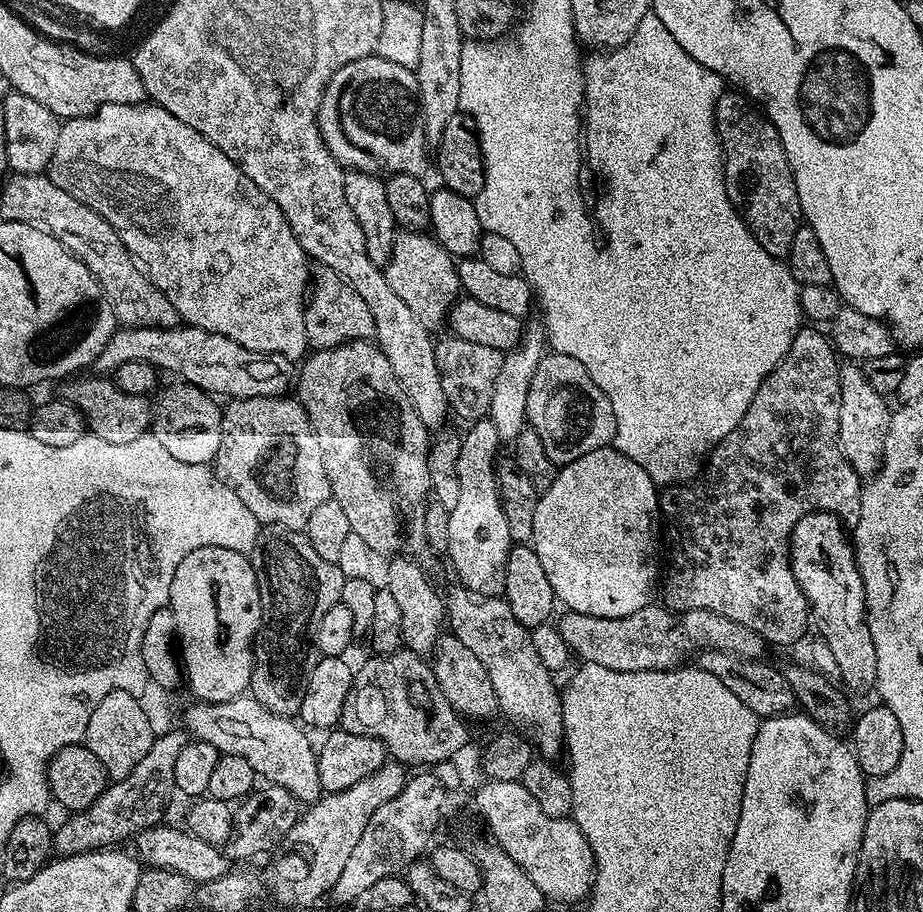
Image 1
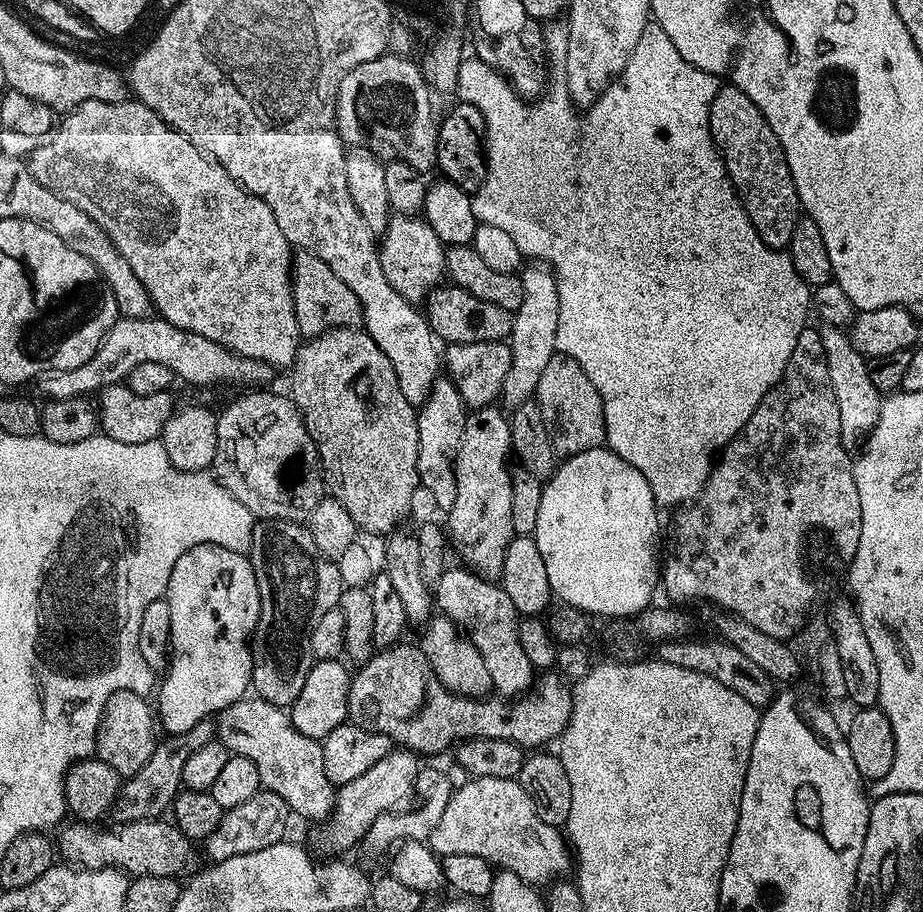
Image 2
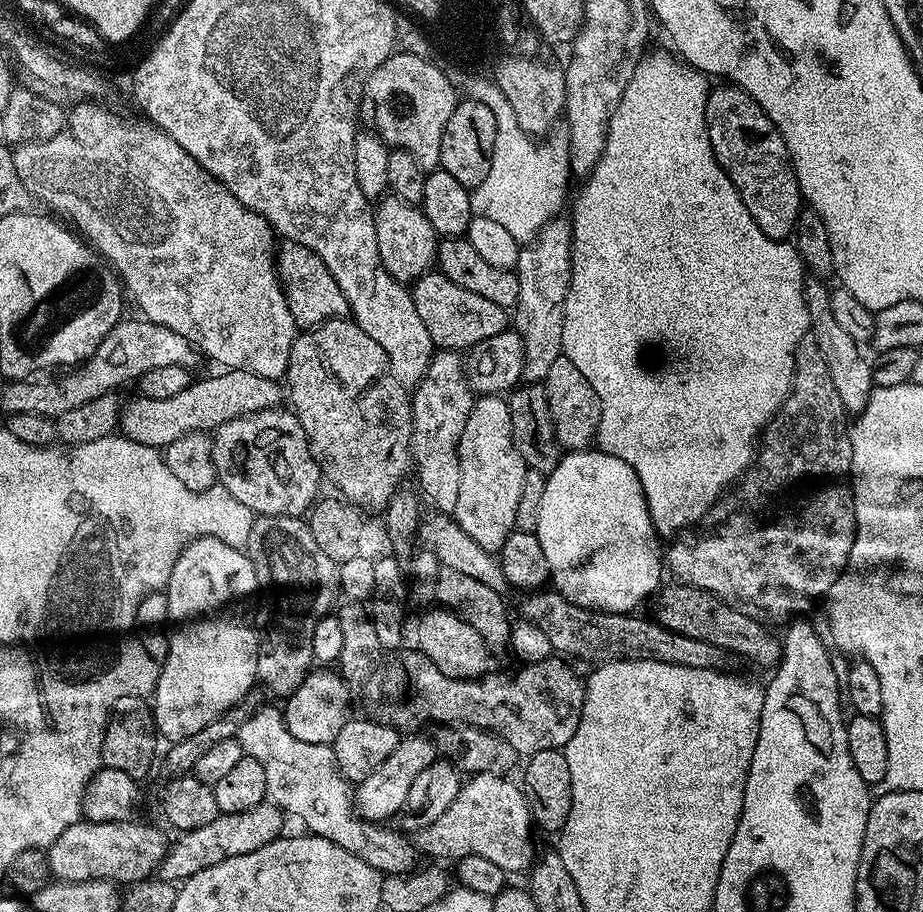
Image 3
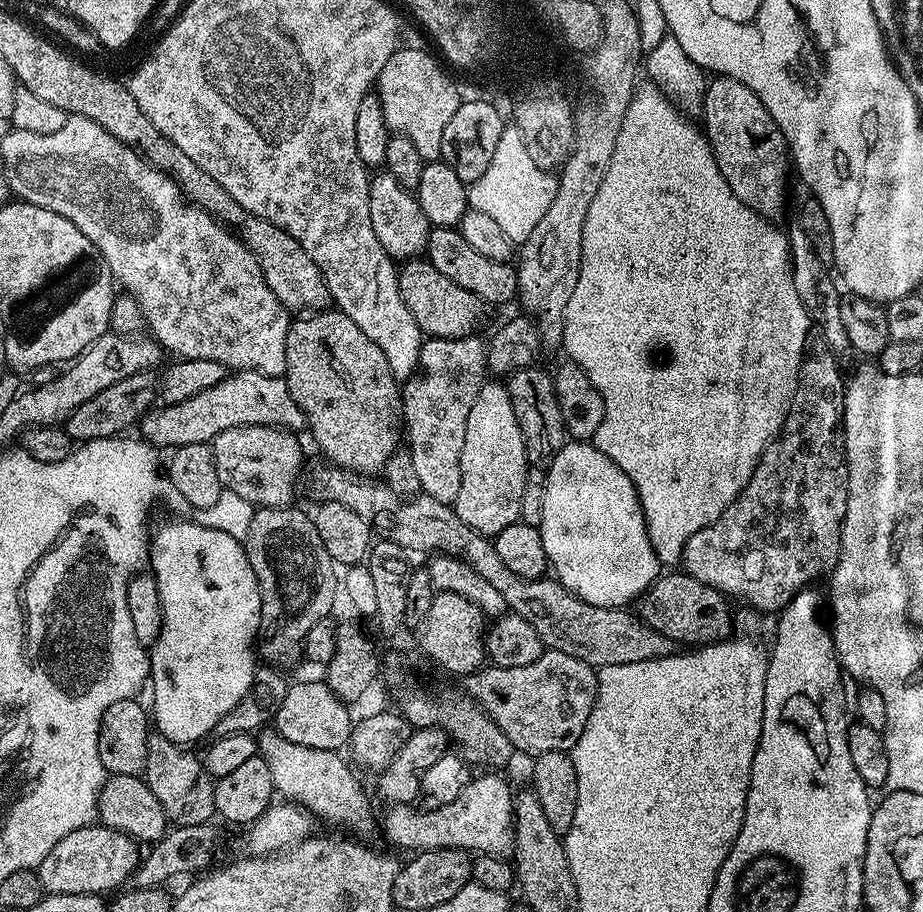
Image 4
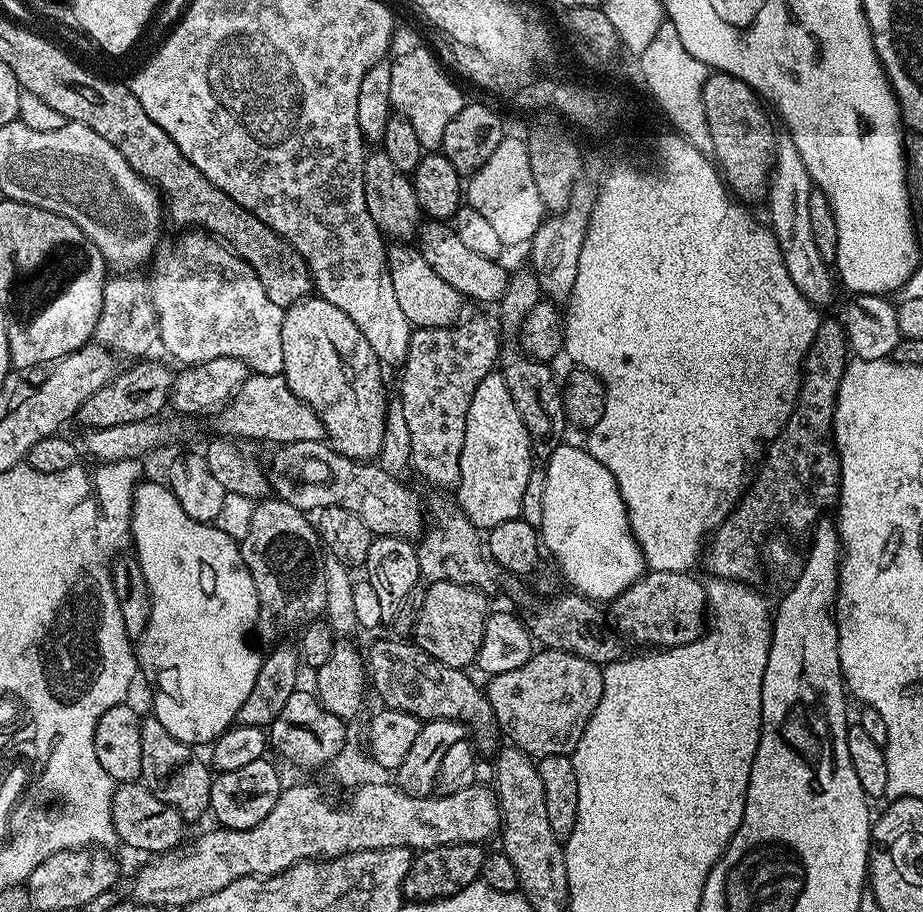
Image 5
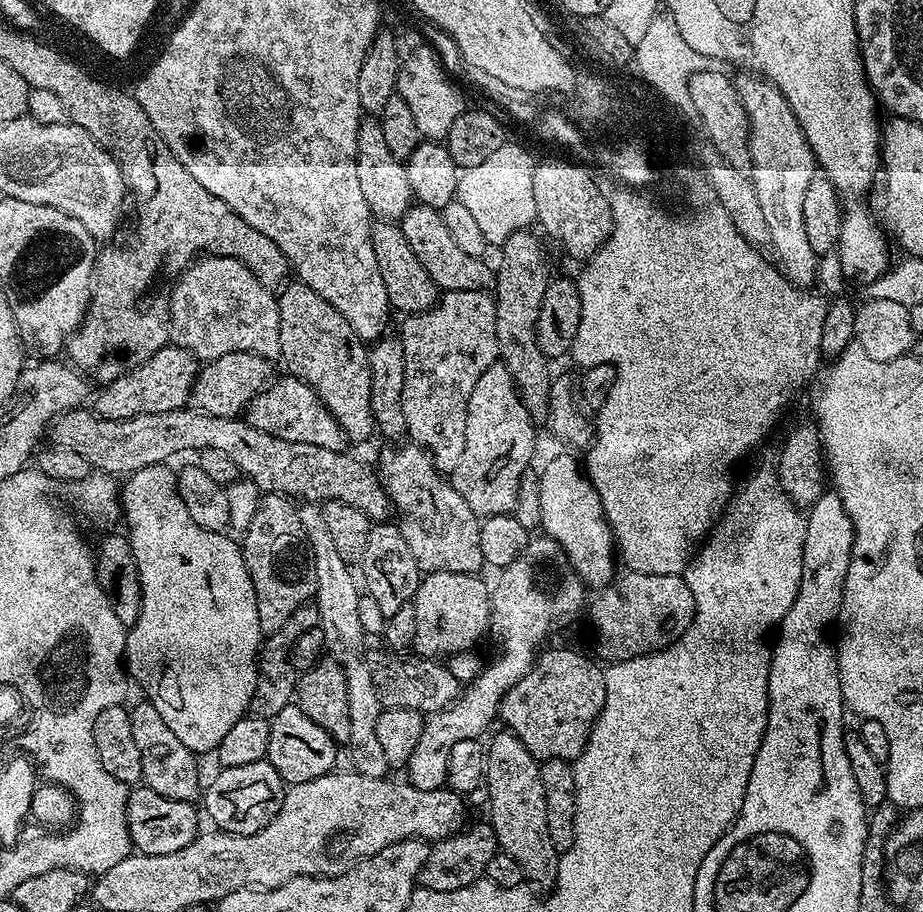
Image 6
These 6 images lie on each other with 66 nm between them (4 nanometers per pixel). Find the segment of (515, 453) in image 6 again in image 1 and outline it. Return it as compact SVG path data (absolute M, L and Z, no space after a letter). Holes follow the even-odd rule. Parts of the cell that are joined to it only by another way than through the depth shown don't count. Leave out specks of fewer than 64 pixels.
M485 418L469 423L468 433L460 436L458 450L458 503L454 510L449 511L450 540L447 550L447 559L452 559L452 568L461 585L470 592L477 592L483 596L503 596L506 582L506 562L514 542L510 538L510 526L506 526L506 514L502 514L500 491L496 481L496 462L498 453L496 447L501 447L502 441L498 438L498 430L494 430L491 420Z

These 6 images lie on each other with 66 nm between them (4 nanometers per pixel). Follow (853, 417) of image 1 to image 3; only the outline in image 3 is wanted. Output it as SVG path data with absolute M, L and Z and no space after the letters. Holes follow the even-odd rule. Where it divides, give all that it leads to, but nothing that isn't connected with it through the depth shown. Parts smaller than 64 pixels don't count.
M808 278L804 282L810 336L816 341L818 350L822 350L822 358L826 358L826 370L830 370L830 379L834 381L834 390L838 390L842 398L845 413L859 414L866 406L868 395L874 387L873 365L860 353L861 345L854 338L850 338L846 329L834 319L834 314L830 311L830 288L824 284L827 283L820 278Z

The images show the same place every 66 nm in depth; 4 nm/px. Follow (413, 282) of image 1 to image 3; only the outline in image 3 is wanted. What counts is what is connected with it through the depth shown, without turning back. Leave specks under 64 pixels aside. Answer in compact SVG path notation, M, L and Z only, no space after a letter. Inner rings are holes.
M391 194L385 195L374 208L374 234L378 234L378 254L382 258L382 266L402 285L411 285L436 263L436 231L434 226L430 226L430 218L426 218L424 209L415 204L407 204Z

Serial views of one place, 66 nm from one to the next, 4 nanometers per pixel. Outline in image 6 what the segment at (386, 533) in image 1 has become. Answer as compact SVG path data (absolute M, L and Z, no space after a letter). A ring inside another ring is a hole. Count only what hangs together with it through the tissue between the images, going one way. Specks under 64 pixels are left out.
M299 282L285 283L279 289L276 305L280 315L280 360L288 367L285 369L311 386L326 406L326 410L334 414L338 426L349 441L366 439L374 432L376 419L372 417L370 404L372 371L365 341L361 340L358 334L354 334L350 322L346 322L346 318L342 318L342 314L338 314L338 310L334 310L334 306L326 302L326 298L314 294L310 286Z

